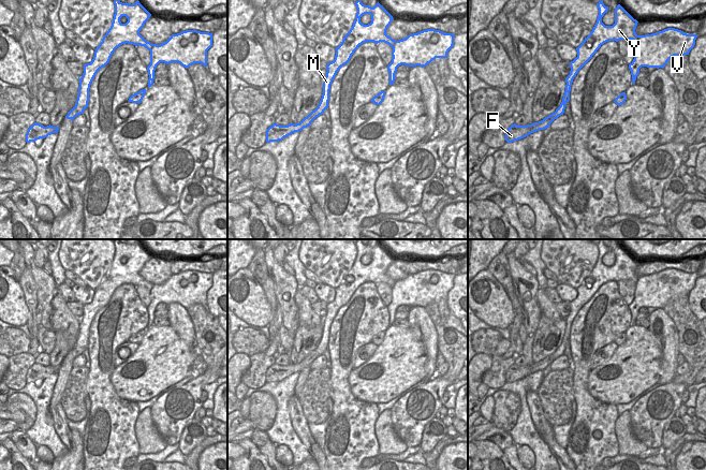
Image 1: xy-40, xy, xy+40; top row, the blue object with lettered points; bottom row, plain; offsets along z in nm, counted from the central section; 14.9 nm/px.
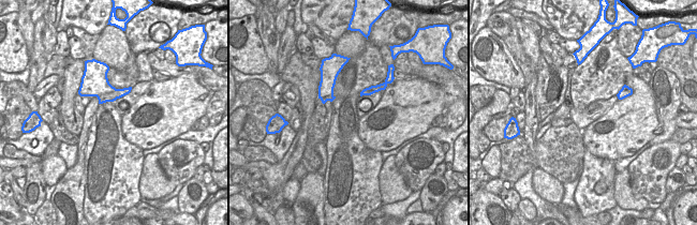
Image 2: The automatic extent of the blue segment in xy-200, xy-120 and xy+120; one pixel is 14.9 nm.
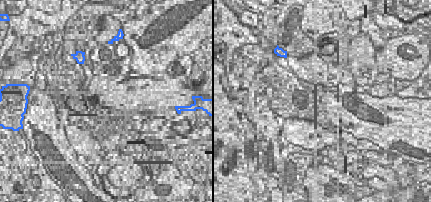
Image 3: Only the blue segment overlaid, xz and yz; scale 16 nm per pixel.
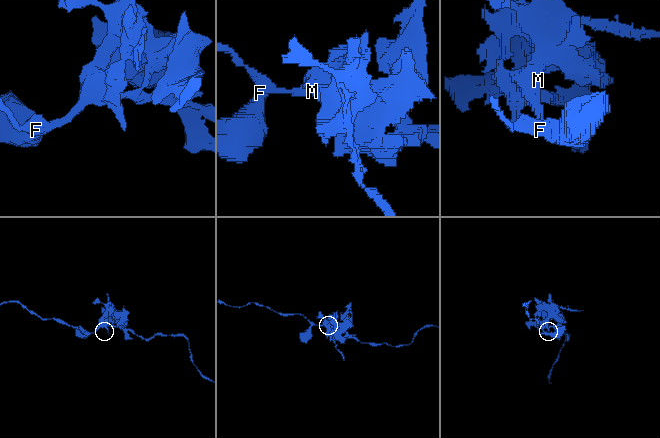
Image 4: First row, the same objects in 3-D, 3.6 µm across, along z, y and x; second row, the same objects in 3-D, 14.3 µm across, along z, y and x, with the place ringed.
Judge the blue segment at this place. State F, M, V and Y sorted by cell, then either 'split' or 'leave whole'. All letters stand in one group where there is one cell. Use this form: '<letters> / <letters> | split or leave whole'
F / M V Y | split

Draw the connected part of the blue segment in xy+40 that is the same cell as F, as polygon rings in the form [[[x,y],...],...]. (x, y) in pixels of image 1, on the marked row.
[[[555,113],[545,117],[543,120],[539,122],[533,122],[532,124],[527,124],[527,126],[517,126],[515,123],[512,124],[505,133],[505,141],[508,143],[512,143],[521,139],[536,131],[549,128],[550,123],[555,120],[555,118],[553,117],[554,114]]]

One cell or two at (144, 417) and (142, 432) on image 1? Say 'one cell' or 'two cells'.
one cell

